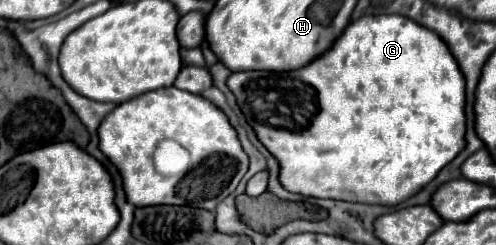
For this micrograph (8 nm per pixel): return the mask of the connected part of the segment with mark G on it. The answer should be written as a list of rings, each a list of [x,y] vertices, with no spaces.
[[[363,16],[353,20],[345,30],[345,36],[333,44],[333,52],[325,52],[317,64],[309,64],[301,72],[233,72],[227,80],[229,90],[235,94],[241,112],[247,122],[255,128],[257,138],[265,144],[265,148],[279,160],[281,164],[281,184],[289,192],[297,192],[303,196],[315,198],[333,198],[333,200],[349,200],[363,204],[383,204],[397,206],[403,200],[415,196],[425,184],[429,184],[441,168],[445,168],[463,148],[465,148],[465,76],[449,52],[449,46],[437,36],[437,32],[409,20],[407,16]]]

